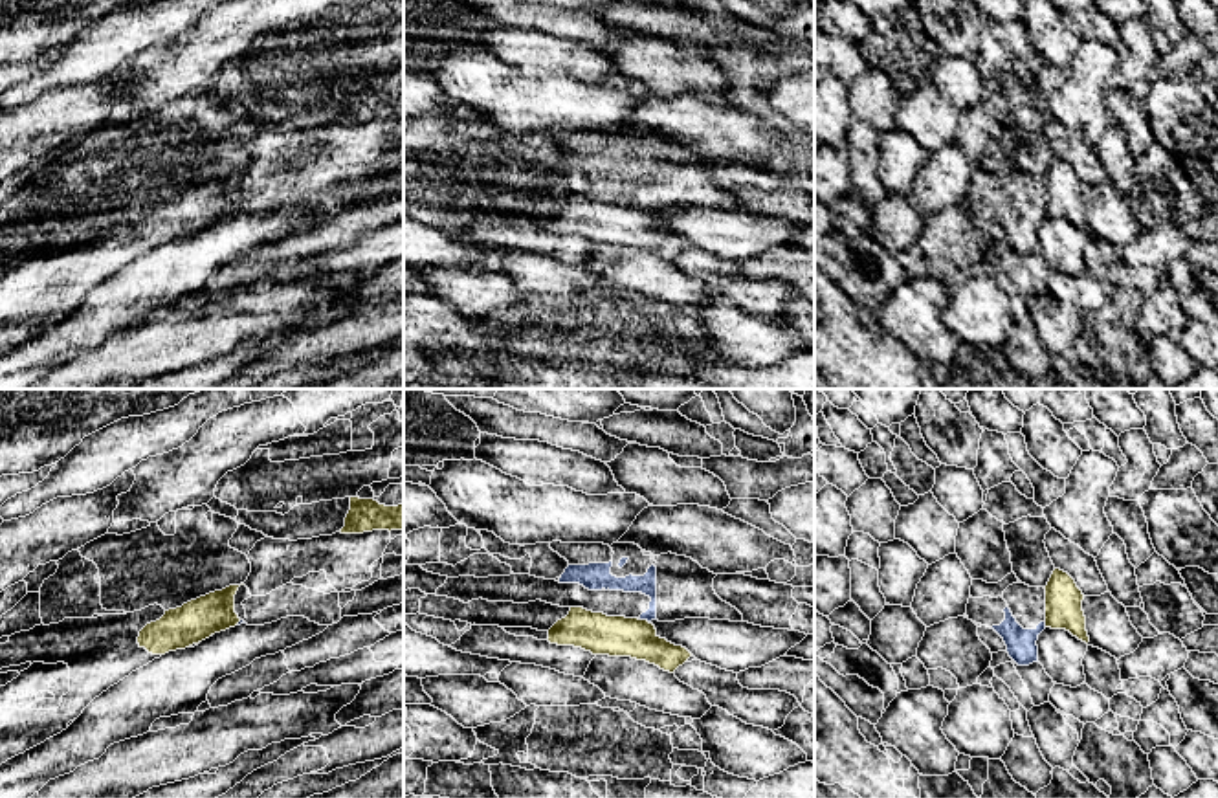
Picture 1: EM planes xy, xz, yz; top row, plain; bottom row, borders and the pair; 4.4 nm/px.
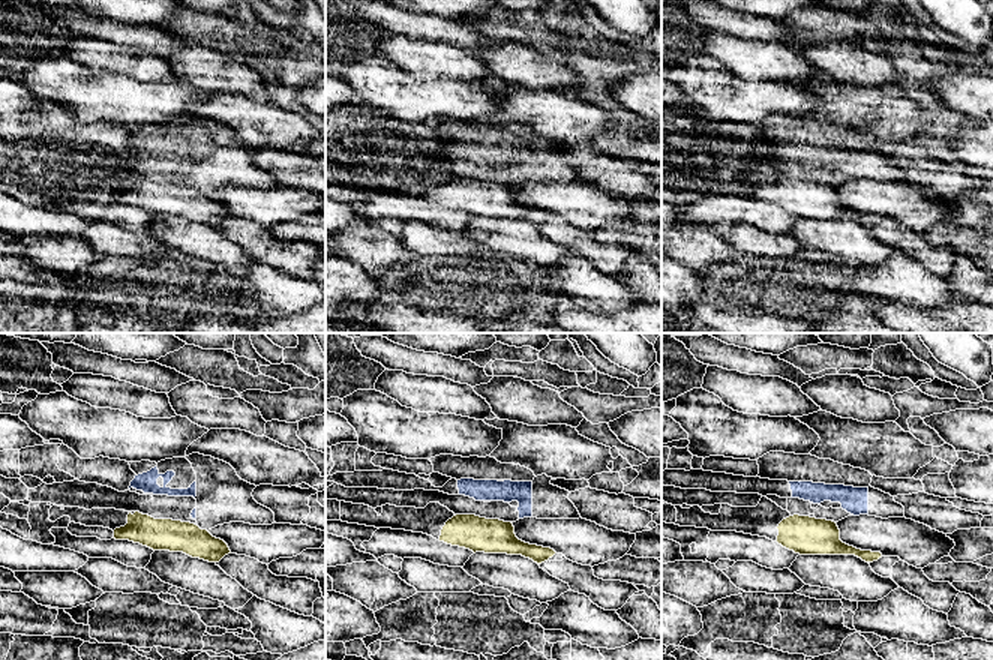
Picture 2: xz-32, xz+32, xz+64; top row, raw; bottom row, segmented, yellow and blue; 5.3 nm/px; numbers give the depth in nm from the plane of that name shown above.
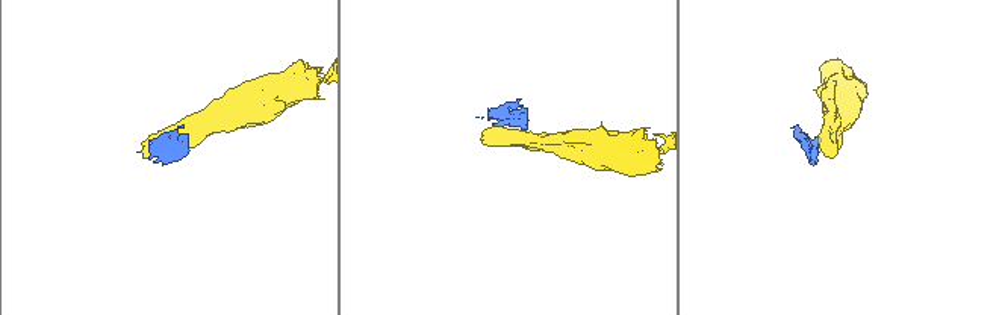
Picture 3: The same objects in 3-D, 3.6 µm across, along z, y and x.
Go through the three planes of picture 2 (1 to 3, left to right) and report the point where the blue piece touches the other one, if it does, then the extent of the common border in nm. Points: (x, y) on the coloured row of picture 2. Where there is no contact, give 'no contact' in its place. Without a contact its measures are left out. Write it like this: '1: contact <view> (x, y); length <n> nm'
1: no contact
2: no contact
3: no contact

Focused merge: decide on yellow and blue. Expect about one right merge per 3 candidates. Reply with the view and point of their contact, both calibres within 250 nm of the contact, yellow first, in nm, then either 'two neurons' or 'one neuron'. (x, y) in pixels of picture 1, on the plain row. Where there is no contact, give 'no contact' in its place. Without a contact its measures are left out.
xz (644, 210) | 180/90 nm | two neurons

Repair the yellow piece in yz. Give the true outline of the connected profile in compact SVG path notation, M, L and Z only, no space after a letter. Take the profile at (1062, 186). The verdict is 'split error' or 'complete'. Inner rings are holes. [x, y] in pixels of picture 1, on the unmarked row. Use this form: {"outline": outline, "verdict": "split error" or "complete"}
{"outline": "M1055 158L1046 178L1046 216L1066 218L1082 231L1090 231L1086 205L1082 200L1084 183L1075 169Z", "verdict": "complete"}

